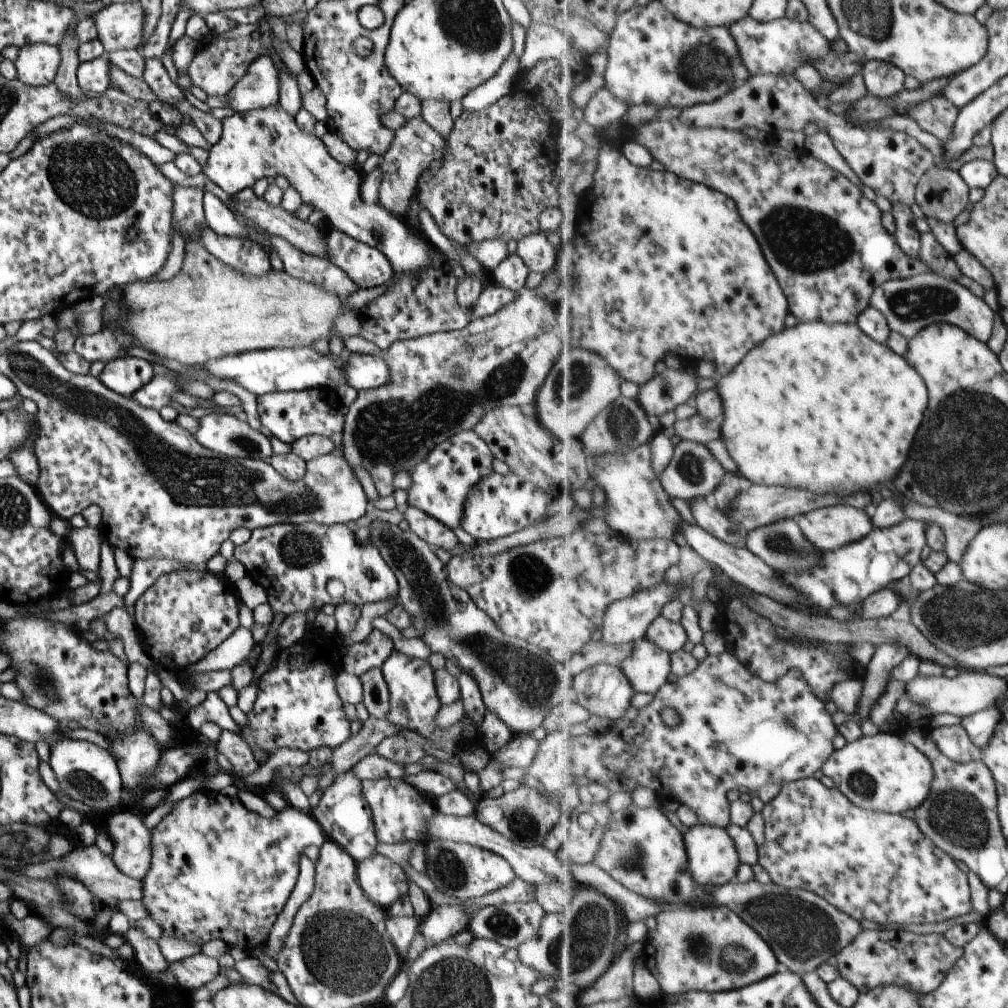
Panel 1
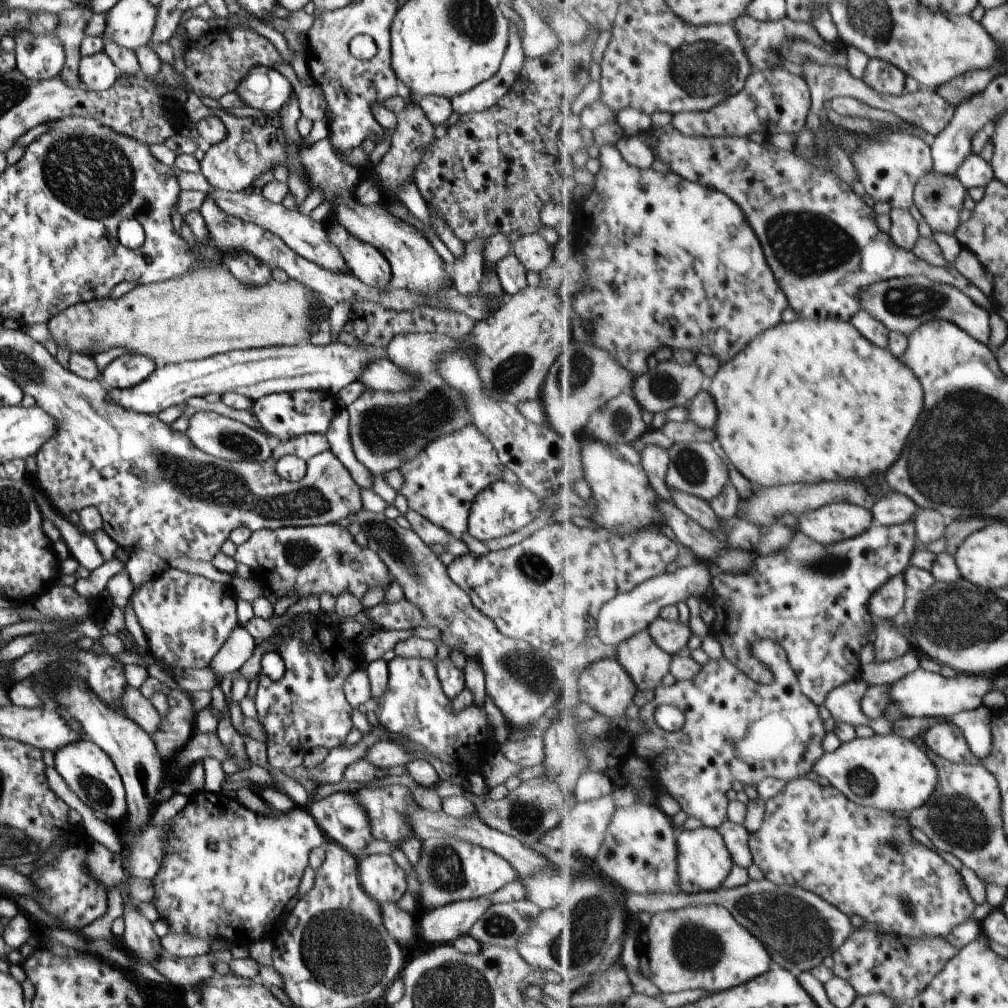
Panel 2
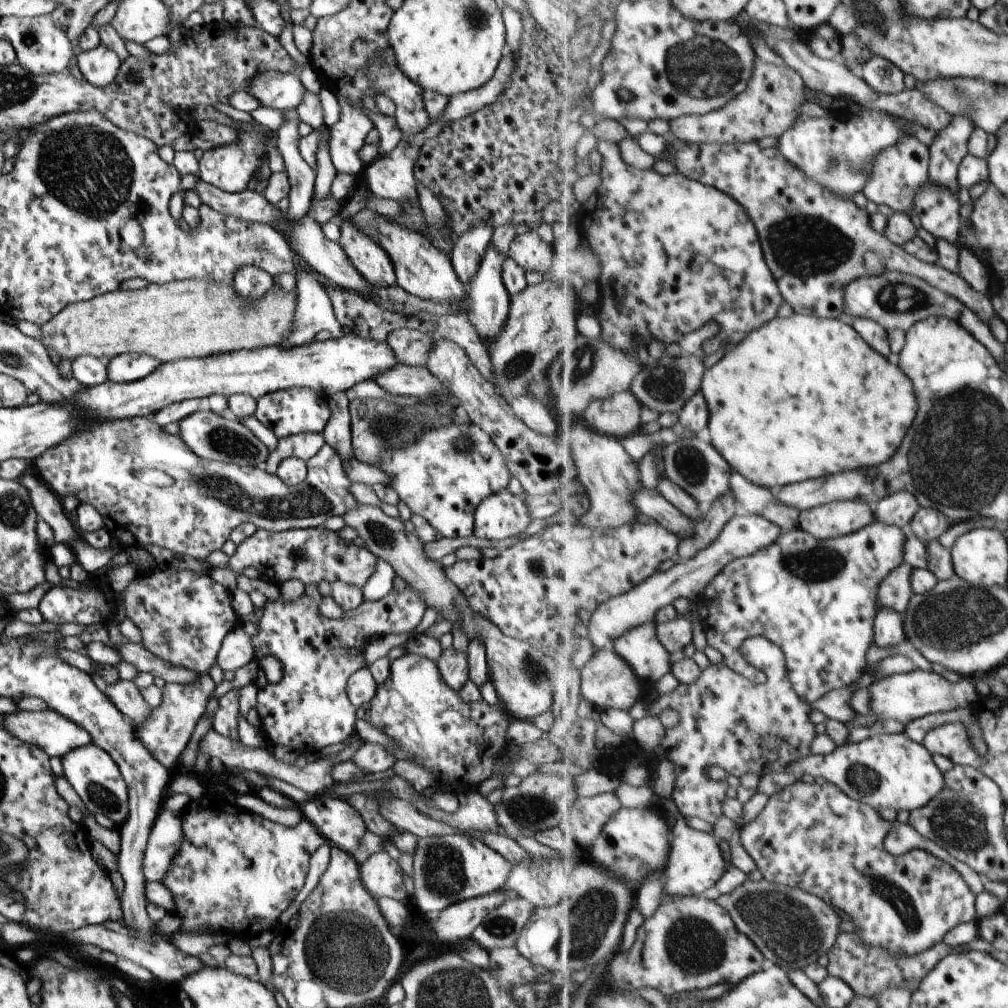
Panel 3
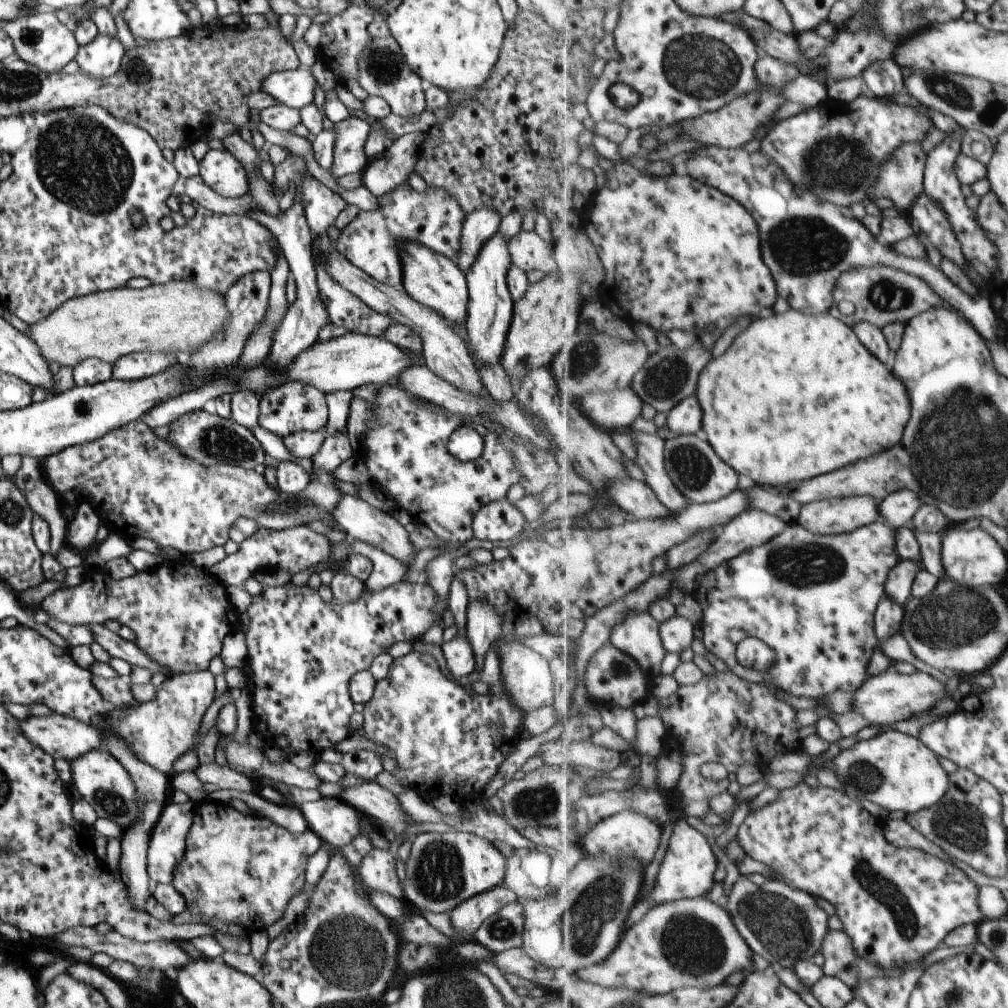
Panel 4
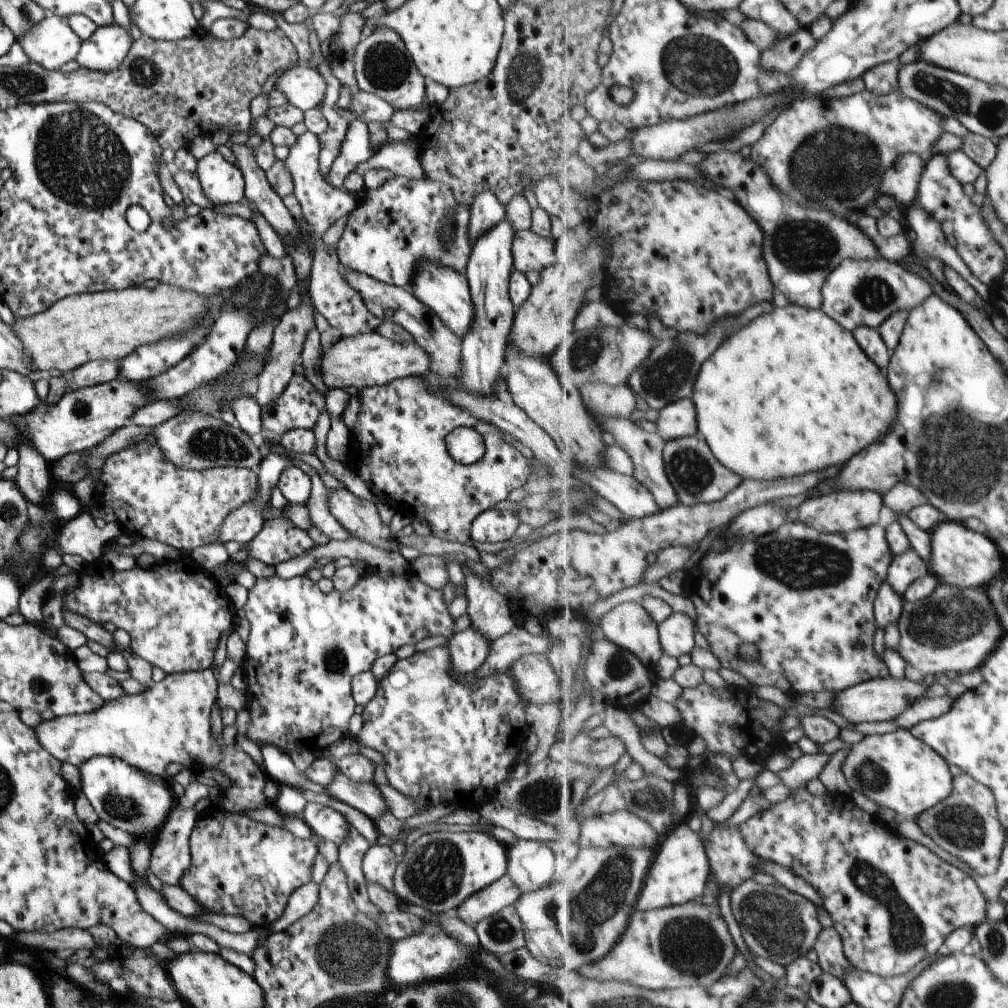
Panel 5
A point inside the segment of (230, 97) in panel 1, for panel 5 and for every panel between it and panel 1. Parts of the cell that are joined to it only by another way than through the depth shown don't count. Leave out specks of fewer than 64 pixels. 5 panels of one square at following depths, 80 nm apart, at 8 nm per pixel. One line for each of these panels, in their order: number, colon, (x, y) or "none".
2: (264, 89)
3: (274, 90)
4: (294, 89)
5: (303, 87)

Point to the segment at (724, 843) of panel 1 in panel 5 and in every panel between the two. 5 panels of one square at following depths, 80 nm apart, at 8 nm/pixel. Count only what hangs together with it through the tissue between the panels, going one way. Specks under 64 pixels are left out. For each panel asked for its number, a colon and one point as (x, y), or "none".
2: (704, 861)
3: (696, 863)
4: (688, 869)
5: (681, 867)

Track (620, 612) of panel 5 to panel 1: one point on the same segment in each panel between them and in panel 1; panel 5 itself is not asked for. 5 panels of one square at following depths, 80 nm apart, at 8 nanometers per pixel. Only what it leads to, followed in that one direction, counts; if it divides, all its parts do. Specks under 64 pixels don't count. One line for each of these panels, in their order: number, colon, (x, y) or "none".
1: (648, 667)
2: (647, 663)
3: (641, 647)
4: (638, 635)

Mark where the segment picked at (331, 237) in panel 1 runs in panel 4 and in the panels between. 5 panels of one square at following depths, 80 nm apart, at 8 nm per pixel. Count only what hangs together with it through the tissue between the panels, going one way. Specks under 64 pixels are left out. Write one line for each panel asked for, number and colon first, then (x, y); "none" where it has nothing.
2: (365, 263)
3: (368, 258)
4: (432, 218)

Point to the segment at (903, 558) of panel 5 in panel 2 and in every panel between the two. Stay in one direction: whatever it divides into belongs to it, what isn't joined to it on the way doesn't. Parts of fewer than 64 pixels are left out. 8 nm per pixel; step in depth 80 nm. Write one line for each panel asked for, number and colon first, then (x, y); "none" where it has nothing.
2: (890, 599)
3: (896, 591)
4: (898, 588)

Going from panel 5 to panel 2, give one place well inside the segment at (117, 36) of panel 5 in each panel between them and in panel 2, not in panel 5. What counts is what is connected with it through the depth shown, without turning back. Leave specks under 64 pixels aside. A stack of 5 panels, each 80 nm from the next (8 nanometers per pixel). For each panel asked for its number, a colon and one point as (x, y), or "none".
2: (97, 72)
3: (98, 67)
4: (101, 58)

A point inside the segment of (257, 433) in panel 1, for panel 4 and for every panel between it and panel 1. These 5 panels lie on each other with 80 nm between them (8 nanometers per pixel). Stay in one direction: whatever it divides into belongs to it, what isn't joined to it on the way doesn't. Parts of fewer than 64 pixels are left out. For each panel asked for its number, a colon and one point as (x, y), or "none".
2: (217, 435)
3: (212, 437)
4: (205, 438)

